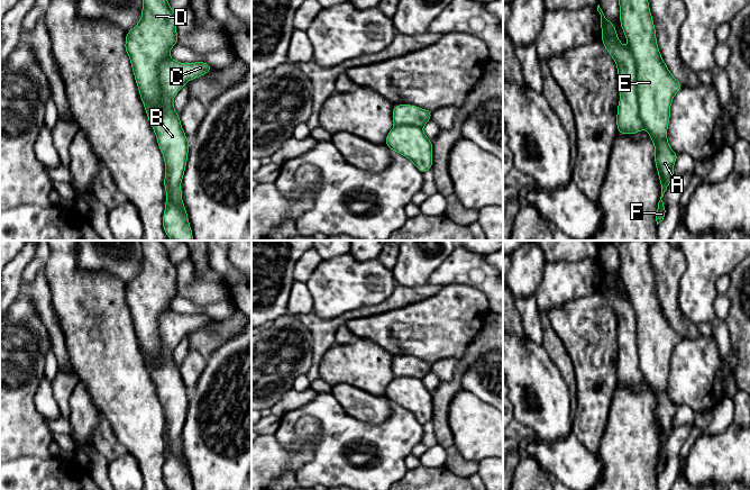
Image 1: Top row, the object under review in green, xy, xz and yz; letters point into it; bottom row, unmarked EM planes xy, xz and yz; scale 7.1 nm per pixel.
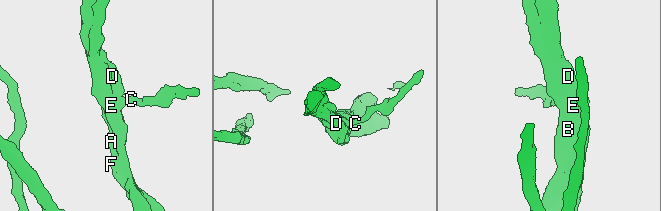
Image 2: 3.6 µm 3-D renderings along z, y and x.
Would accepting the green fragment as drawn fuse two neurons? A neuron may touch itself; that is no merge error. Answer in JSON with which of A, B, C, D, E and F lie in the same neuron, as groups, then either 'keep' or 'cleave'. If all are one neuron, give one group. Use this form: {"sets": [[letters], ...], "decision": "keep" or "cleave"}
{"sets": [["A", "B", "C", "D", "E", "F"]], "decision": "keep"}

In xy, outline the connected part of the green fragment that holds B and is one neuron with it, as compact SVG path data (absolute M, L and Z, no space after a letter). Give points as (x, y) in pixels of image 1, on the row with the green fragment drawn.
M143 0L141 19L126 34L125 49L165 161L163 229L172 241L194 241L181 190L191 143L173 99L190 80L213 67L205 62L180 63L170 57L171 48L179 43L176 25L167 0Z

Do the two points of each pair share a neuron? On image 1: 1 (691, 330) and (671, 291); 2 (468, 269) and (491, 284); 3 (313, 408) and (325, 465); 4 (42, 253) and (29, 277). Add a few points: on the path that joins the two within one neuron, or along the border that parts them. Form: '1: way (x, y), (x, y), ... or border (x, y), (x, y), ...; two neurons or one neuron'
1: way (680, 321), (671, 311), (671, 301); one neuron
2: way (474, 270), (485, 279); one neuron
3: way (327, 423), (327, 451); one neuron
4: way (40, 259), (30, 271); one neuron

